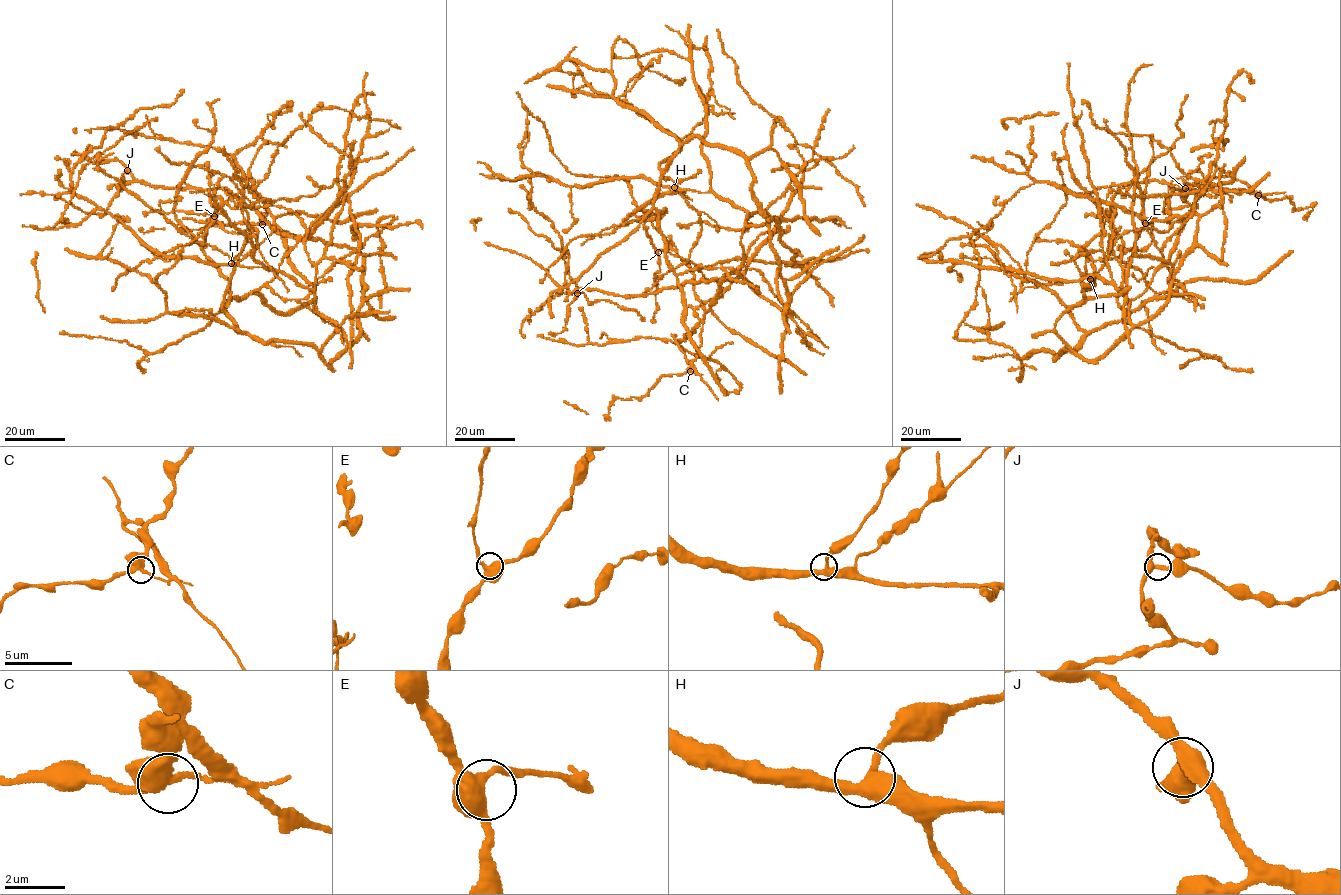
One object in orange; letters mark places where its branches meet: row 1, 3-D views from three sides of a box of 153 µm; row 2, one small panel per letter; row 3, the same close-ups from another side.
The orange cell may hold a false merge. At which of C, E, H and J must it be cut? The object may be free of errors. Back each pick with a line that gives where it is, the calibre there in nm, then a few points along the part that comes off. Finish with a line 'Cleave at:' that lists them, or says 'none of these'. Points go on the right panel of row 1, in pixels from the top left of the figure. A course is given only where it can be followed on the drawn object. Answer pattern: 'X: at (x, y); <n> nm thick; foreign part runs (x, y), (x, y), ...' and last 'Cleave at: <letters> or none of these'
C: at (1258, 195); 420 nm thick; foreign part runs (1258, 195), (1246, 183), (1218, 168), (1214, 160)
Cleave at: C

